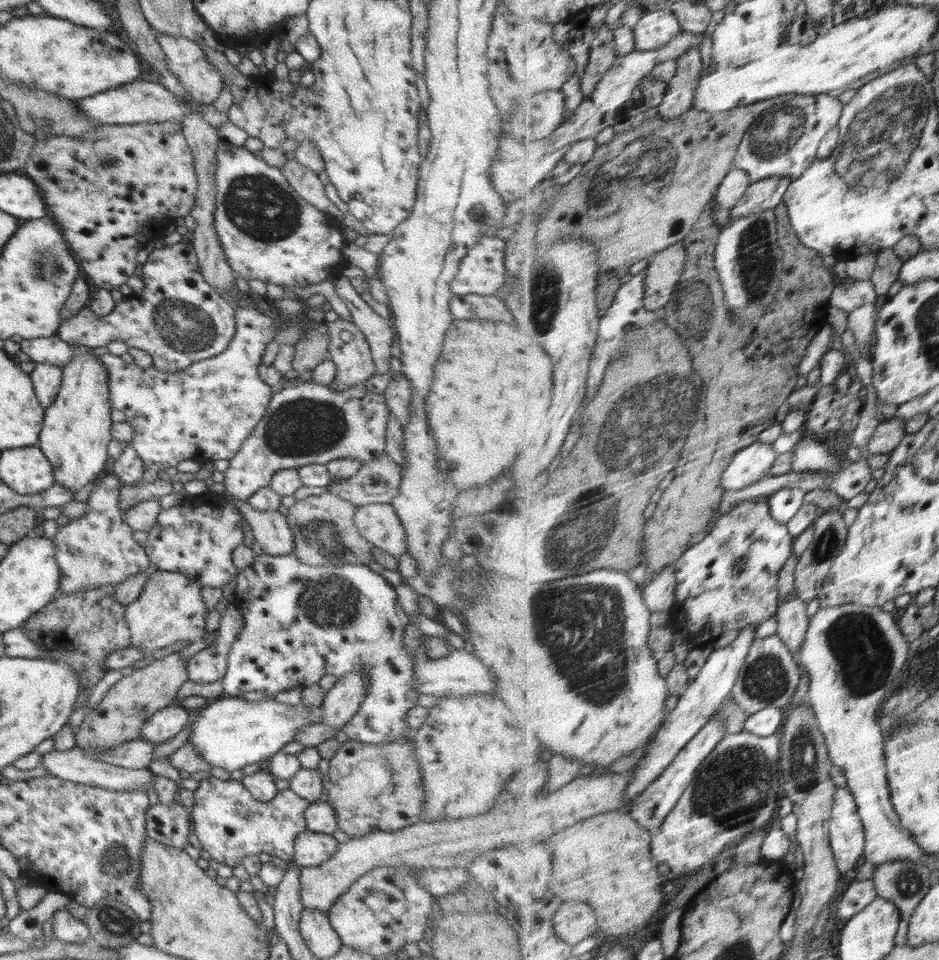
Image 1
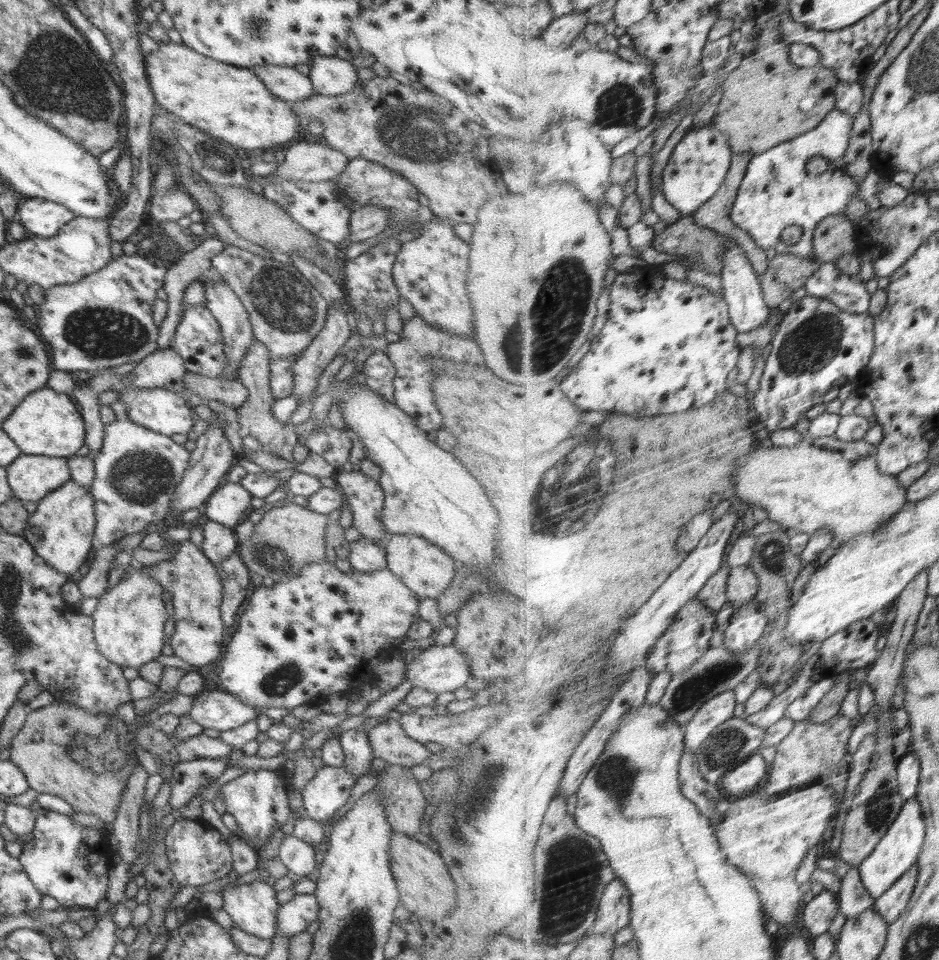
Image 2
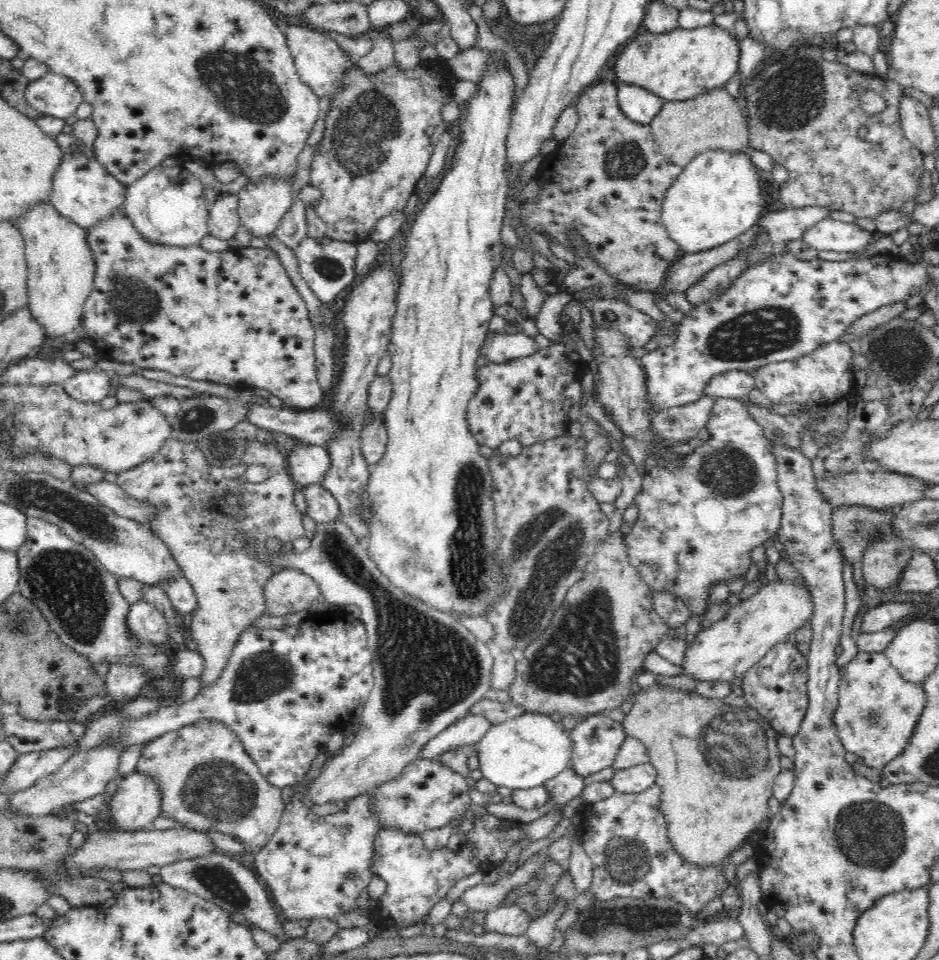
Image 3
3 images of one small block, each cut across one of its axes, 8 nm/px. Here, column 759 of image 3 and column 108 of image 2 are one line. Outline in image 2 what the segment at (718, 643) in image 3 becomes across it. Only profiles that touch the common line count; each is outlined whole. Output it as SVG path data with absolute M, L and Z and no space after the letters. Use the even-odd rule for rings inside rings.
M136 564L134 572L127 572L118 584L106 589L96 600L98 605L91 615L98 653L120 669L134 668L138 671L159 657L165 644L163 629L167 614L162 600L163 591L152 574L148 574L148 567Z

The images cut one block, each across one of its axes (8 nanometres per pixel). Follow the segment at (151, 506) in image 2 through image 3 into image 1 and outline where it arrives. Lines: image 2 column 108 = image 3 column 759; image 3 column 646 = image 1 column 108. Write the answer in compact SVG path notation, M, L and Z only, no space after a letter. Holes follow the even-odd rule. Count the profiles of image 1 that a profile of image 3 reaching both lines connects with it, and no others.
M113 473L104 476L86 501L86 513L57 528L53 538L55 559L60 569L59 594L82 593L103 584L117 585L129 576L152 569L146 551L132 537L119 507L122 482Z

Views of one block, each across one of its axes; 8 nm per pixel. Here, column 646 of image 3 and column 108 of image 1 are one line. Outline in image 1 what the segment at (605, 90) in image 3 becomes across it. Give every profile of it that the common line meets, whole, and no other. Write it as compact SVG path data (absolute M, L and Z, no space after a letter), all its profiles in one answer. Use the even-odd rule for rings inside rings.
M178 121L174 123L142 123L142 124L112 124L96 126L91 132L86 132L80 139L74 139L64 136L52 136L49 139L36 139L32 148L30 157L26 160L21 173L30 178L36 185L44 204L47 206L48 215L58 224L66 244L70 249L70 254L76 260L86 278L91 285L104 288L106 290L118 289L130 276L139 272L136 257L138 252L157 239L162 239L174 227L176 222L180 222L192 210L198 192L198 180L196 177L196 168L194 168L194 158L192 152L182 135L182 125Z

